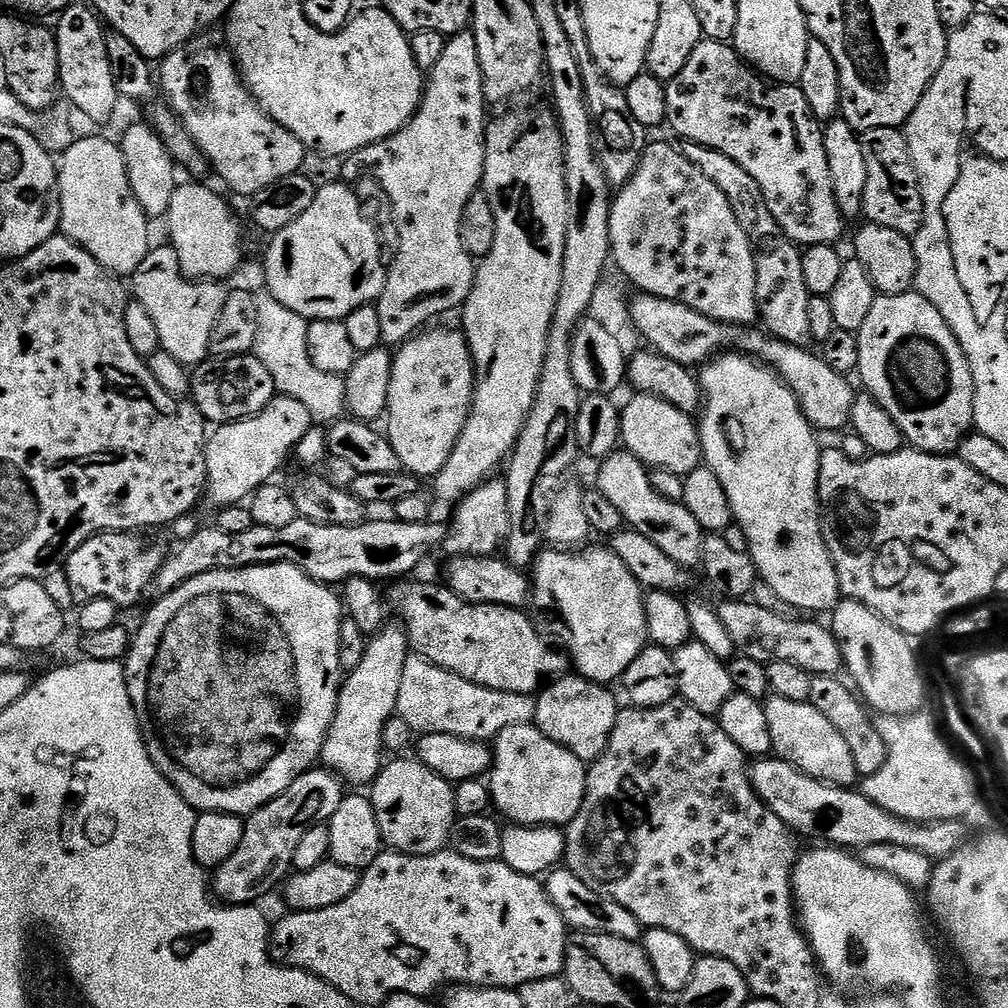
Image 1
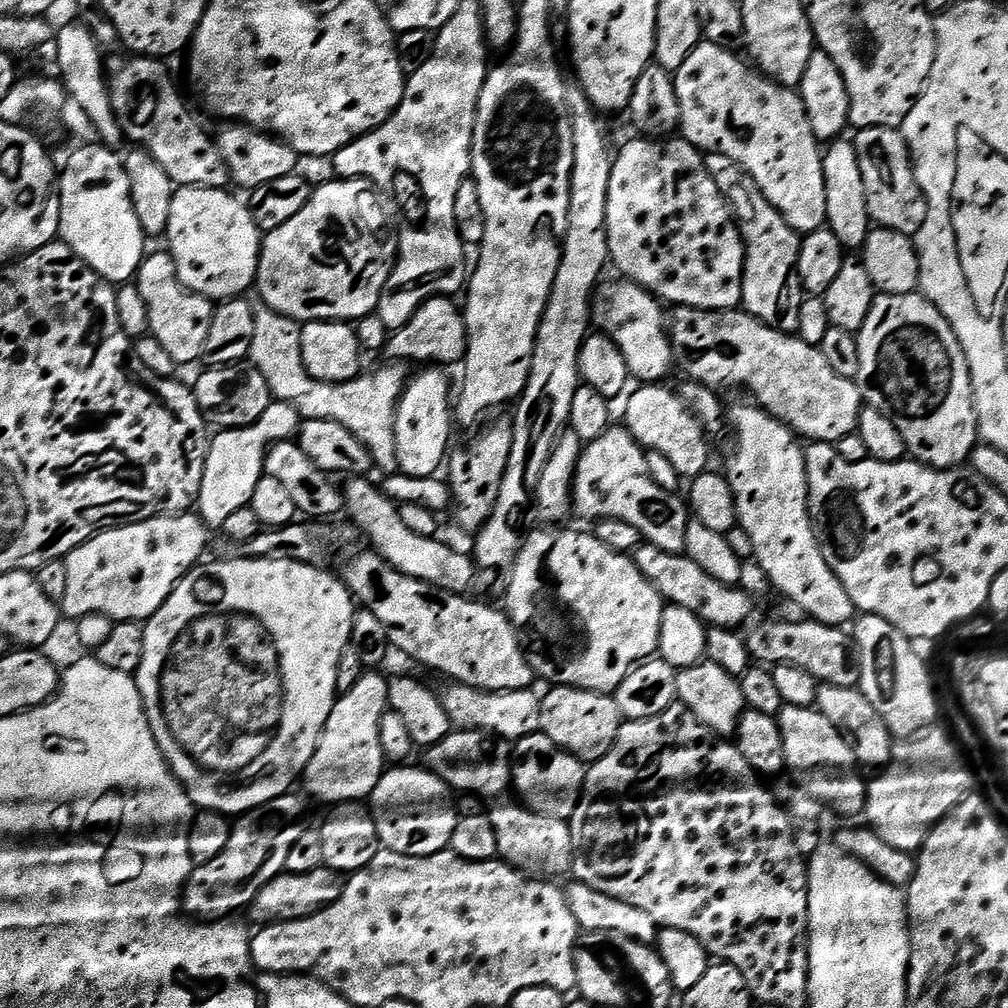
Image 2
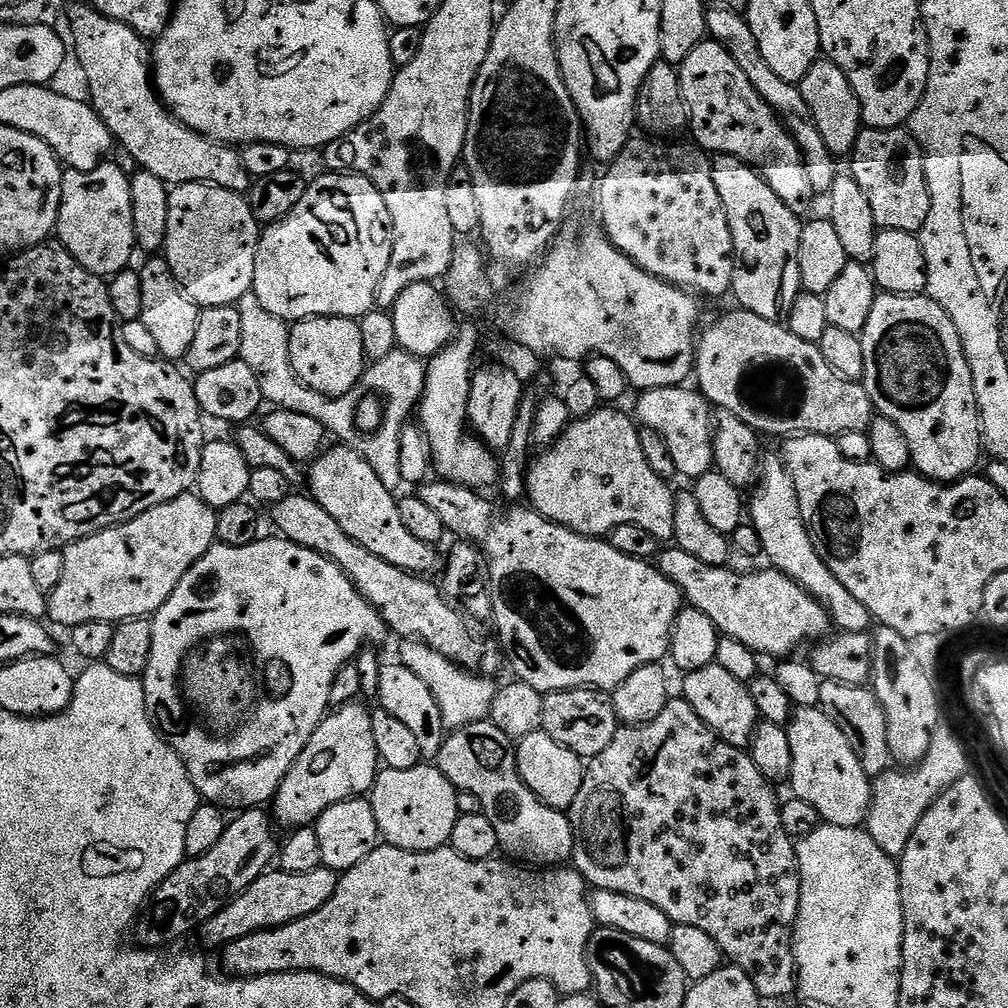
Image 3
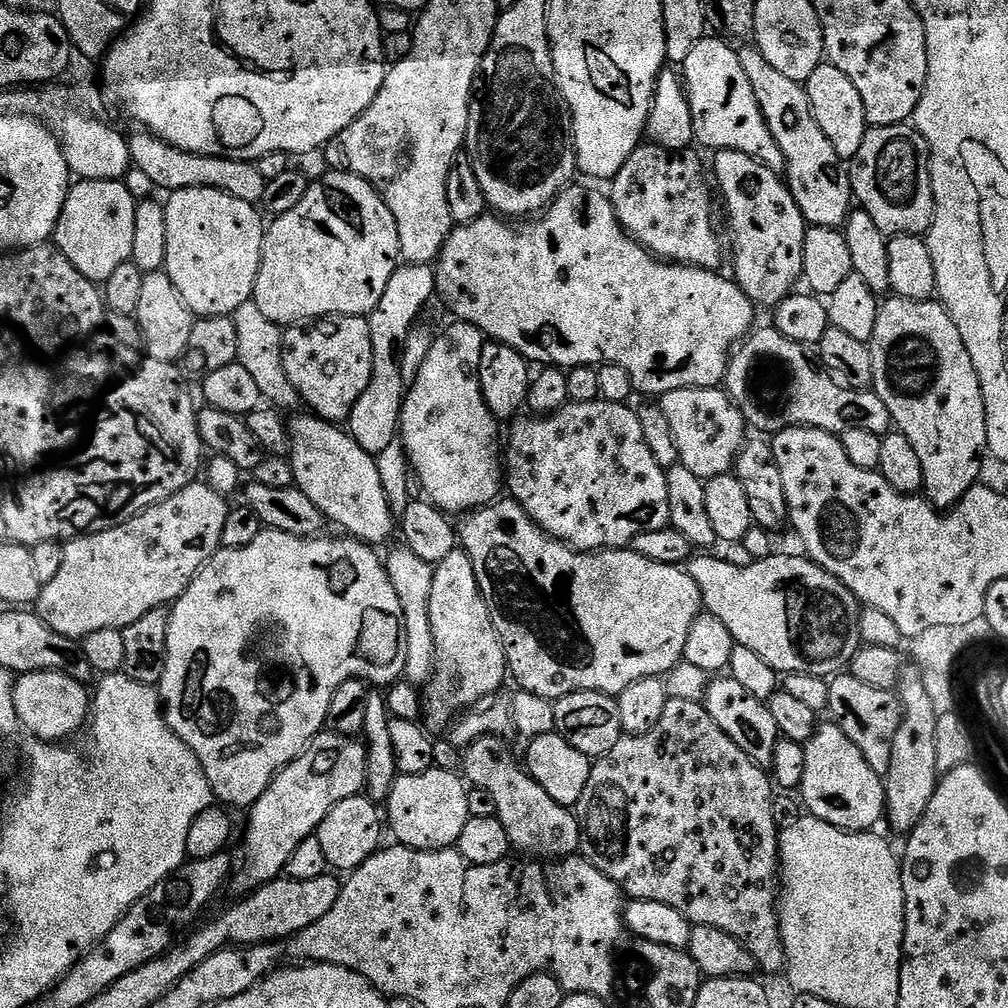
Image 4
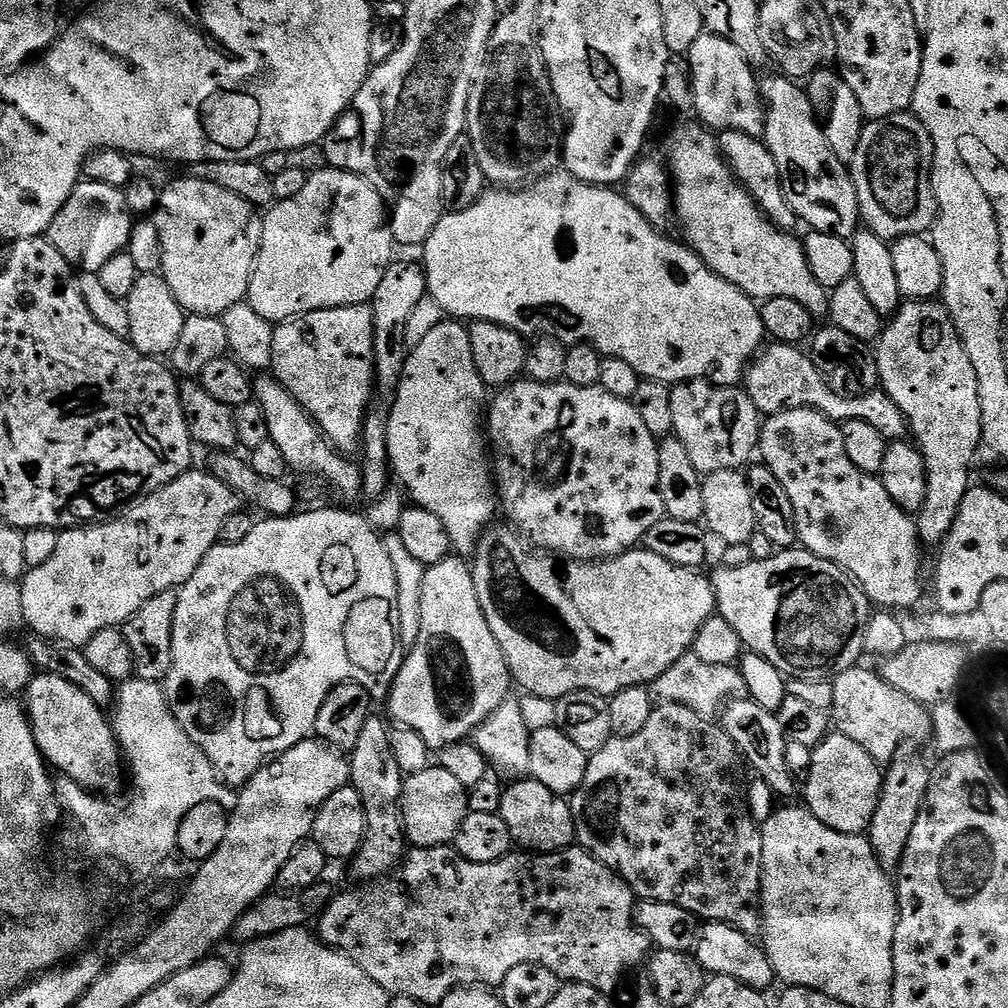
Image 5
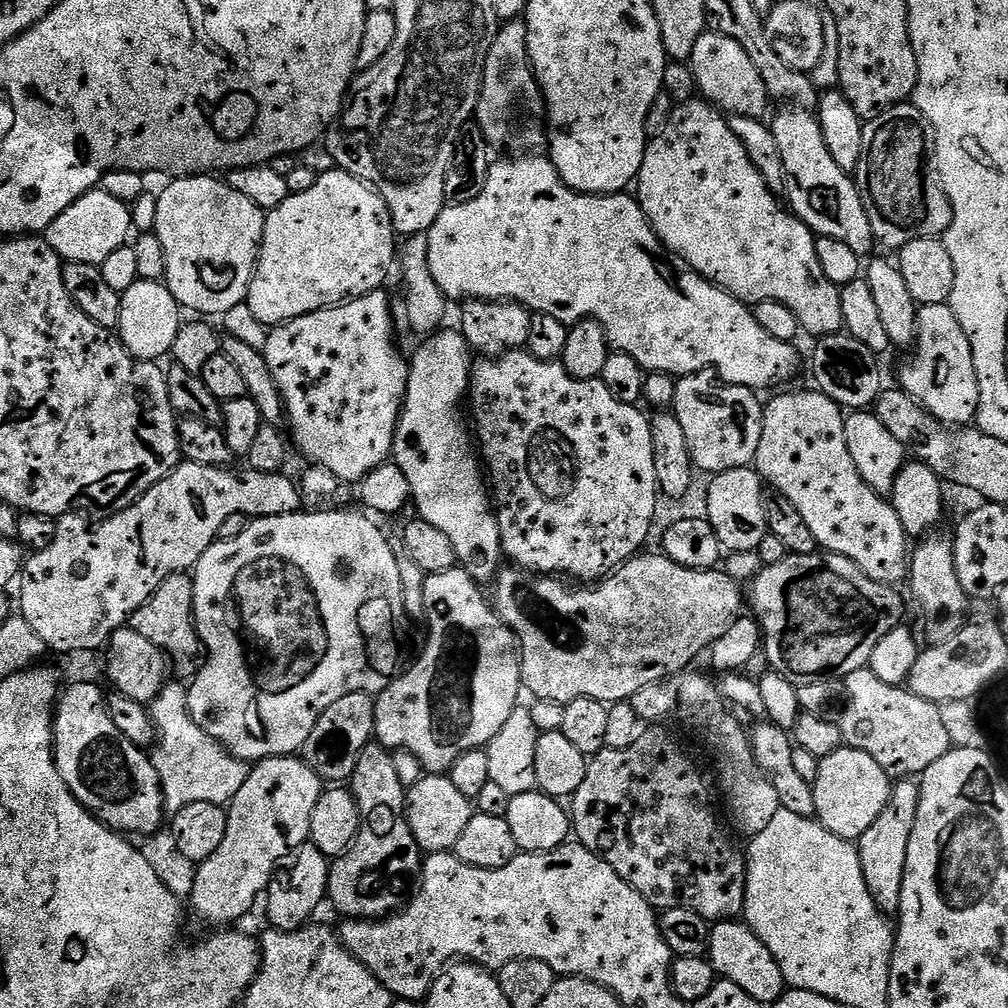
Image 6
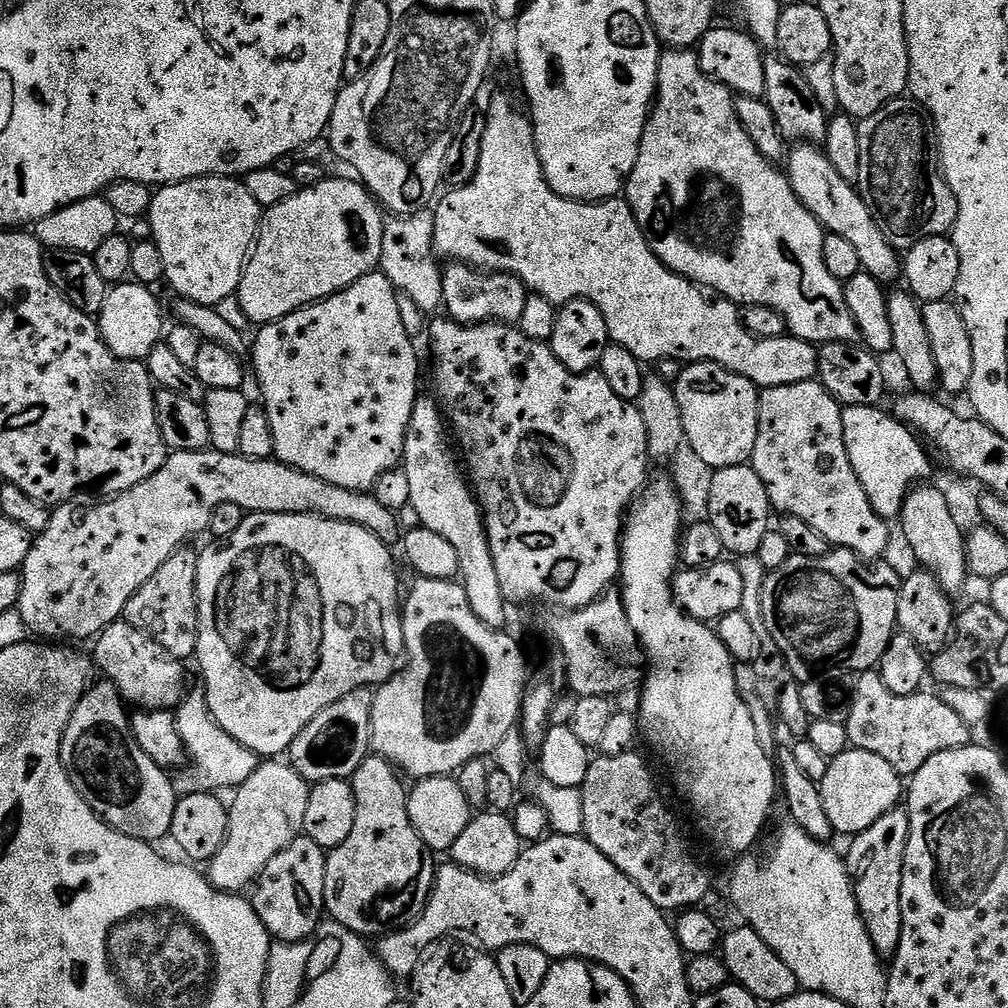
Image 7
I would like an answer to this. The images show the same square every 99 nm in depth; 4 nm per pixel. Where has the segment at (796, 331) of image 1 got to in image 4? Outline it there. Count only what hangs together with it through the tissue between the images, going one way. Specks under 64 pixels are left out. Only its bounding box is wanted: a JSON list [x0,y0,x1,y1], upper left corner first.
[710,148,809,310]

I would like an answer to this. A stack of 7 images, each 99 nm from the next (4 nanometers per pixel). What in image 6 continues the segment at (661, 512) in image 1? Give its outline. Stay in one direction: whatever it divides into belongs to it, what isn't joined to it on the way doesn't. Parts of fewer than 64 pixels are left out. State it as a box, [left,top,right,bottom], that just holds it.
[467,350,656,582]

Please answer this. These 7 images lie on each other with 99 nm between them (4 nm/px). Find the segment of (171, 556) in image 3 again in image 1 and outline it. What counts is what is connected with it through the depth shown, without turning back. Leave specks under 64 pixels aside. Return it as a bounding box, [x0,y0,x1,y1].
[66,532,165,610]

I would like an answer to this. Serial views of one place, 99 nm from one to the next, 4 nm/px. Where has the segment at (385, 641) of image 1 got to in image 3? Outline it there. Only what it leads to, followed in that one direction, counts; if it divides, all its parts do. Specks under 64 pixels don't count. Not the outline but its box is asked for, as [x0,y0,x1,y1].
[274,702,382,830]

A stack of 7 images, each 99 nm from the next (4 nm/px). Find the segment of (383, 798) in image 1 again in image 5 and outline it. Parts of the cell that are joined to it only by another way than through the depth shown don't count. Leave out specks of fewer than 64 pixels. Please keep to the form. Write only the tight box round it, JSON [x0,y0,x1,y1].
[400,766,469,848]

